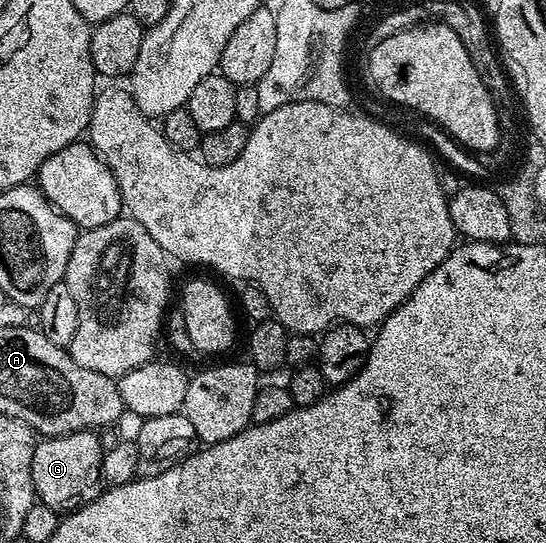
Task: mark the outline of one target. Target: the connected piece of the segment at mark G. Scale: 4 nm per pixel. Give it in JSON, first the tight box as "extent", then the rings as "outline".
{"extent":[33,429,104,515],"outline":[[[90,429],[66,433],[60,437],[43,437],[33,451],[33,487],[38,504],[53,507],[60,515],[76,512],[90,501],[100,500],[101,463],[104,451],[100,434]]]}

